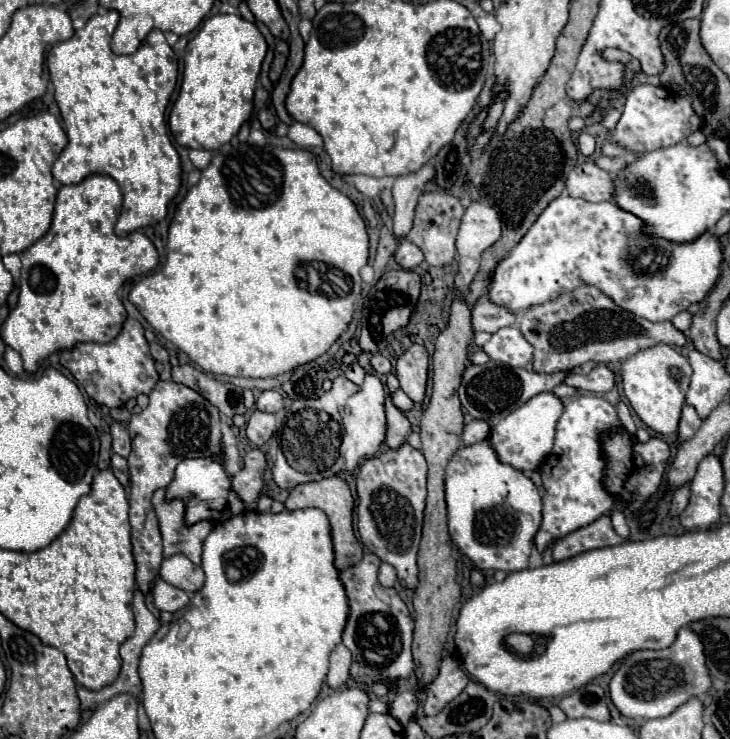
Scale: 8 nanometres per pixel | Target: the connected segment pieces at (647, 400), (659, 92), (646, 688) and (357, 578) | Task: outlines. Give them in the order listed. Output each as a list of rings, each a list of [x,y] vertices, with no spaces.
[[[654,345],[650,349],[638,351],[622,363],[624,395],[630,401],[636,415],[656,433],[672,435],[678,431],[680,411],[684,407],[684,395],[692,377],[692,367],[688,359],[674,351],[670,345]]]
[[[638,85],[626,97],[624,113],[622,113],[616,129],[610,133],[610,141],[620,143],[634,153],[648,153],[648,151],[656,151],[660,147],[676,145],[696,129],[700,129],[700,117],[692,109],[686,95],[680,95],[680,93],[664,89],[664,87]]]
[[[682,627],[676,641],[668,649],[660,651],[634,651],[630,653],[616,675],[610,681],[610,697],[616,709],[626,717],[668,717],[676,707],[684,705],[692,697],[708,693],[712,687],[712,677],[708,675],[704,645],[696,639],[694,631]]]
[[[366,553],[358,565],[340,571],[340,579],[350,601],[350,615],[342,633],[342,643],[352,651],[356,677],[362,683],[376,683],[378,679],[396,681],[414,671],[412,617],[396,589],[382,587],[378,583],[378,565],[380,559],[372,553]]]

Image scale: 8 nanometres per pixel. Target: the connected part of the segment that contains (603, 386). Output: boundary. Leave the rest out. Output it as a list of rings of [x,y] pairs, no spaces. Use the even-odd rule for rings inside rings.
[[[598,365],[586,375],[570,375],[564,383],[578,387],[582,391],[594,391],[594,393],[606,393],[614,387],[614,371],[606,365]]]

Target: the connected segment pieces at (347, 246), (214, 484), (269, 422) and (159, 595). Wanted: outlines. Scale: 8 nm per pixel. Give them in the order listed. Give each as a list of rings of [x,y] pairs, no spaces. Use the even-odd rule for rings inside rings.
[[[228,143],[214,153],[212,163],[202,171],[200,183],[192,187],[186,199],[178,205],[174,221],[170,223],[166,253],[166,265],[160,269],[160,273],[144,277],[130,291],[130,301],[138,307],[142,317],[162,337],[172,341],[194,363],[198,363],[206,373],[264,379],[282,375],[296,369],[298,365],[314,361],[316,357],[324,355],[332,347],[332,343],[348,329],[354,315],[354,303],[360,295],[360,269],[368,263],[368,233],[356,205],[338,189],[328,185],[328,181],[318,171],[316,157],[310,151],[282,149],[272,145],[256,147],[248,143]]]
[[[184,459],[176,467],[176,475],[174,475],[174,481],[170,483],[170,487],[166,489],[166,497],[168,499],[180,497],[186,501],[186,523],[188,525],[202,521],[202,519],[224,521],[246,509],[244,503],[238,499],[238,495],[232,491],[228,473],[220,465],[218,459]]]
[[[254,411],[248,419],[248,425],[246,425],[246,437],[262,447],[276,431],[276,417],[272,413],[262,413],[262,411]]]
[[[162,579],[156,581],[156,587],[152,589],[152,595],[154,595],[154,605],[156,605],[158,611],[174,613],[188,603],[188,595],[182,589],[176,589],[174,585],[170,585]]]

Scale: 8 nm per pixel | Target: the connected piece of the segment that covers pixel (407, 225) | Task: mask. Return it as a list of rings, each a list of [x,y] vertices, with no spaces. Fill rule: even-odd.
[[[424,165],[420,171],[404,177],[396,177],[392,187],[394,197],[394,219],[392,219],[392,233],[394,237],[406,237],[406,233],[412,229],[414,223],[414,209],[418,203],[418,197],[422,195],[422,189],[426,181],[434,177],[434,167]]]

